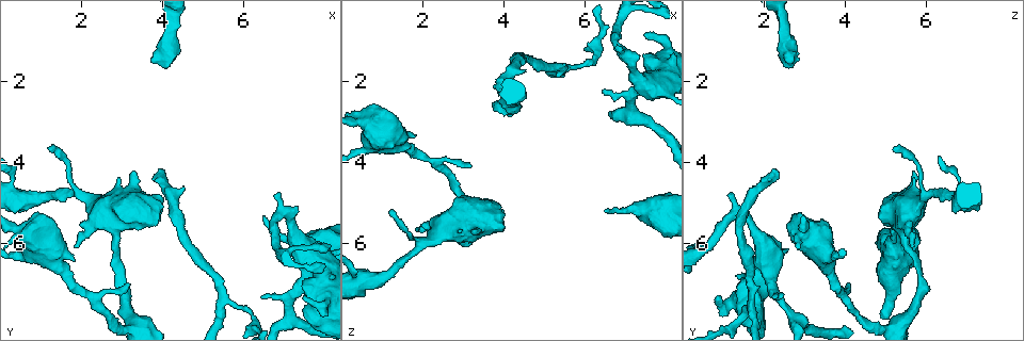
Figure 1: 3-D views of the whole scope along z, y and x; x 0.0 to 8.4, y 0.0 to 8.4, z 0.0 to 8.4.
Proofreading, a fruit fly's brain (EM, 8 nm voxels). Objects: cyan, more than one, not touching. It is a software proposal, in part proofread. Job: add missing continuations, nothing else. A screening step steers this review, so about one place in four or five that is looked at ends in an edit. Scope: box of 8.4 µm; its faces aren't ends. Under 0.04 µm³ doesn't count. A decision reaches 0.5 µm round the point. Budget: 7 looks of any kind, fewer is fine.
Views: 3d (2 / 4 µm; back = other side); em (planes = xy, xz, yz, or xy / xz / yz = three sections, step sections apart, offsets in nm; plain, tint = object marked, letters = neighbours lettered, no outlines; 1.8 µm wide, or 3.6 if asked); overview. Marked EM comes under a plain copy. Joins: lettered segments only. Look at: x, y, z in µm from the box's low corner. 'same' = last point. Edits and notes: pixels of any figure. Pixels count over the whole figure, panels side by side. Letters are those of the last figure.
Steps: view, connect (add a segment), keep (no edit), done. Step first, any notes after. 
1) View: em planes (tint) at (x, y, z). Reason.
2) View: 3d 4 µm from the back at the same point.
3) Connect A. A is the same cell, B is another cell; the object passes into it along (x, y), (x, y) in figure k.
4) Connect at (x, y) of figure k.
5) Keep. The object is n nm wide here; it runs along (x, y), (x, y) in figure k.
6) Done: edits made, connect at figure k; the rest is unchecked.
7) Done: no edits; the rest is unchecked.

View: em xy step 16 (tint) at (7.45, 7.30, 0.80). An open end.

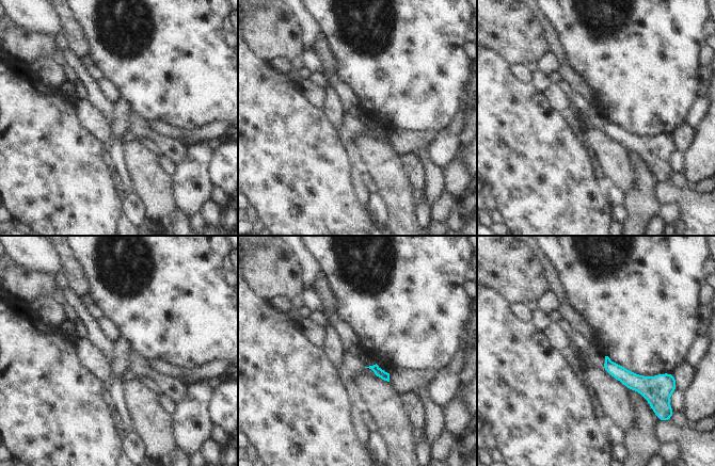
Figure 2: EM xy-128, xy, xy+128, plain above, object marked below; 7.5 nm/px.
View: em planes (letters) at the same point. Cut it another way.

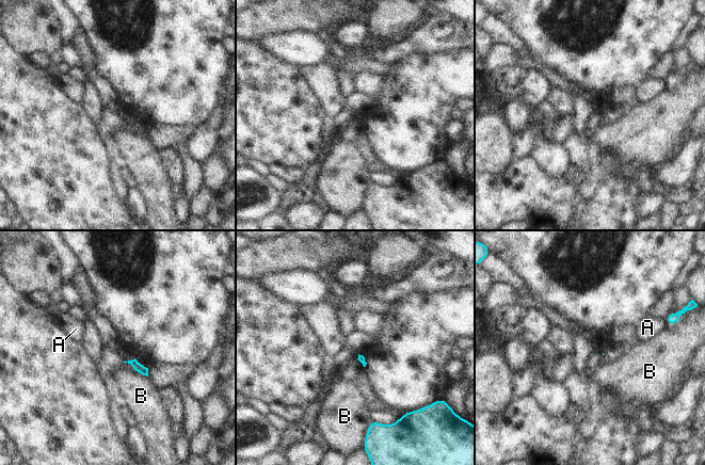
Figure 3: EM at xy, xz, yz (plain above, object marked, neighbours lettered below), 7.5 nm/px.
Keep. A and B are other cells; no lettered segment goes on from it.

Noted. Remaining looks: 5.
View: 3d 2 µm at (3.80, 1.50, 2.55). An open end.

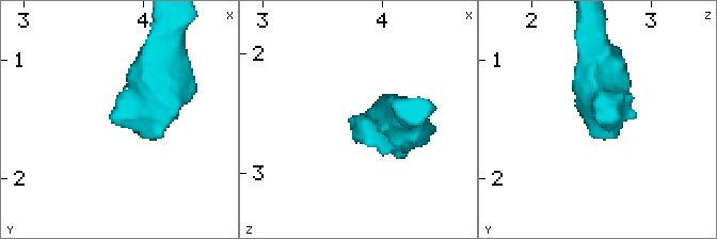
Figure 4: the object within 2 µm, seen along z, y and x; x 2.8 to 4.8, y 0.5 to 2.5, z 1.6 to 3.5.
View: em xz step 16 (letters) at (3.78, 1.56, 2.56).

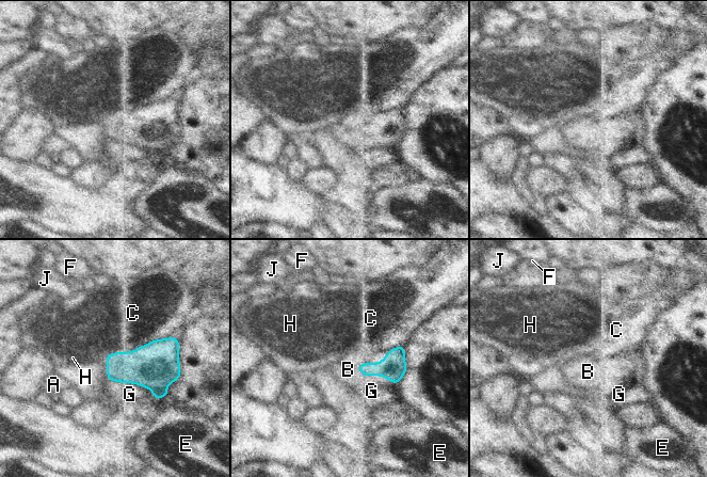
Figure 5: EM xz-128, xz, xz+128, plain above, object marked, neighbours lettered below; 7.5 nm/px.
View: em yz step 16 (letters) at the same point. Cut it another way.

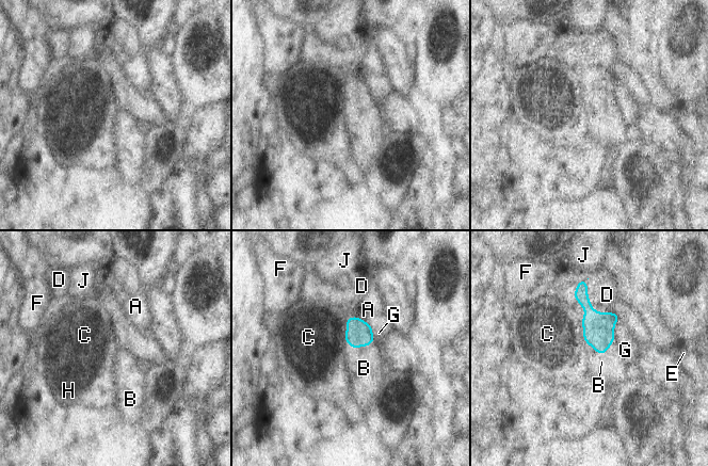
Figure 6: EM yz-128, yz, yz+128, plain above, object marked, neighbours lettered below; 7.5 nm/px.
Connect B. B is the same cell, A, C, D, E, F, G, H and J are other cells; the neuron continues.

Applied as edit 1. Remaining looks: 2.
View: em yz step 8 (letters) at (3.95, 4.20, 2.35). Branch stops here.

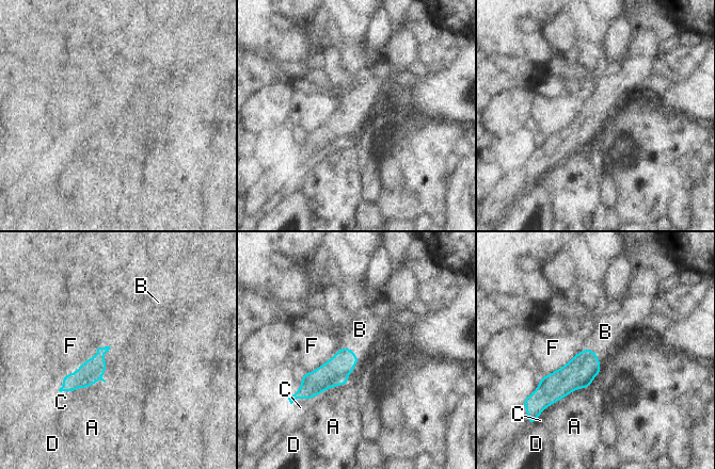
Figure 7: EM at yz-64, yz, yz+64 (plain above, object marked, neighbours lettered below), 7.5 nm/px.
Connect B. The longest contact is with F, 380 nm; B is the same cell, A, C, D and F are other cells; the object passes into it along (580, 372), (596, 355), (605, 332) in figure 7; it goes on there.

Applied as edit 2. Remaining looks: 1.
Done: edits made, connect at figure 6, connect at figure 7; the rest is unchecked.

